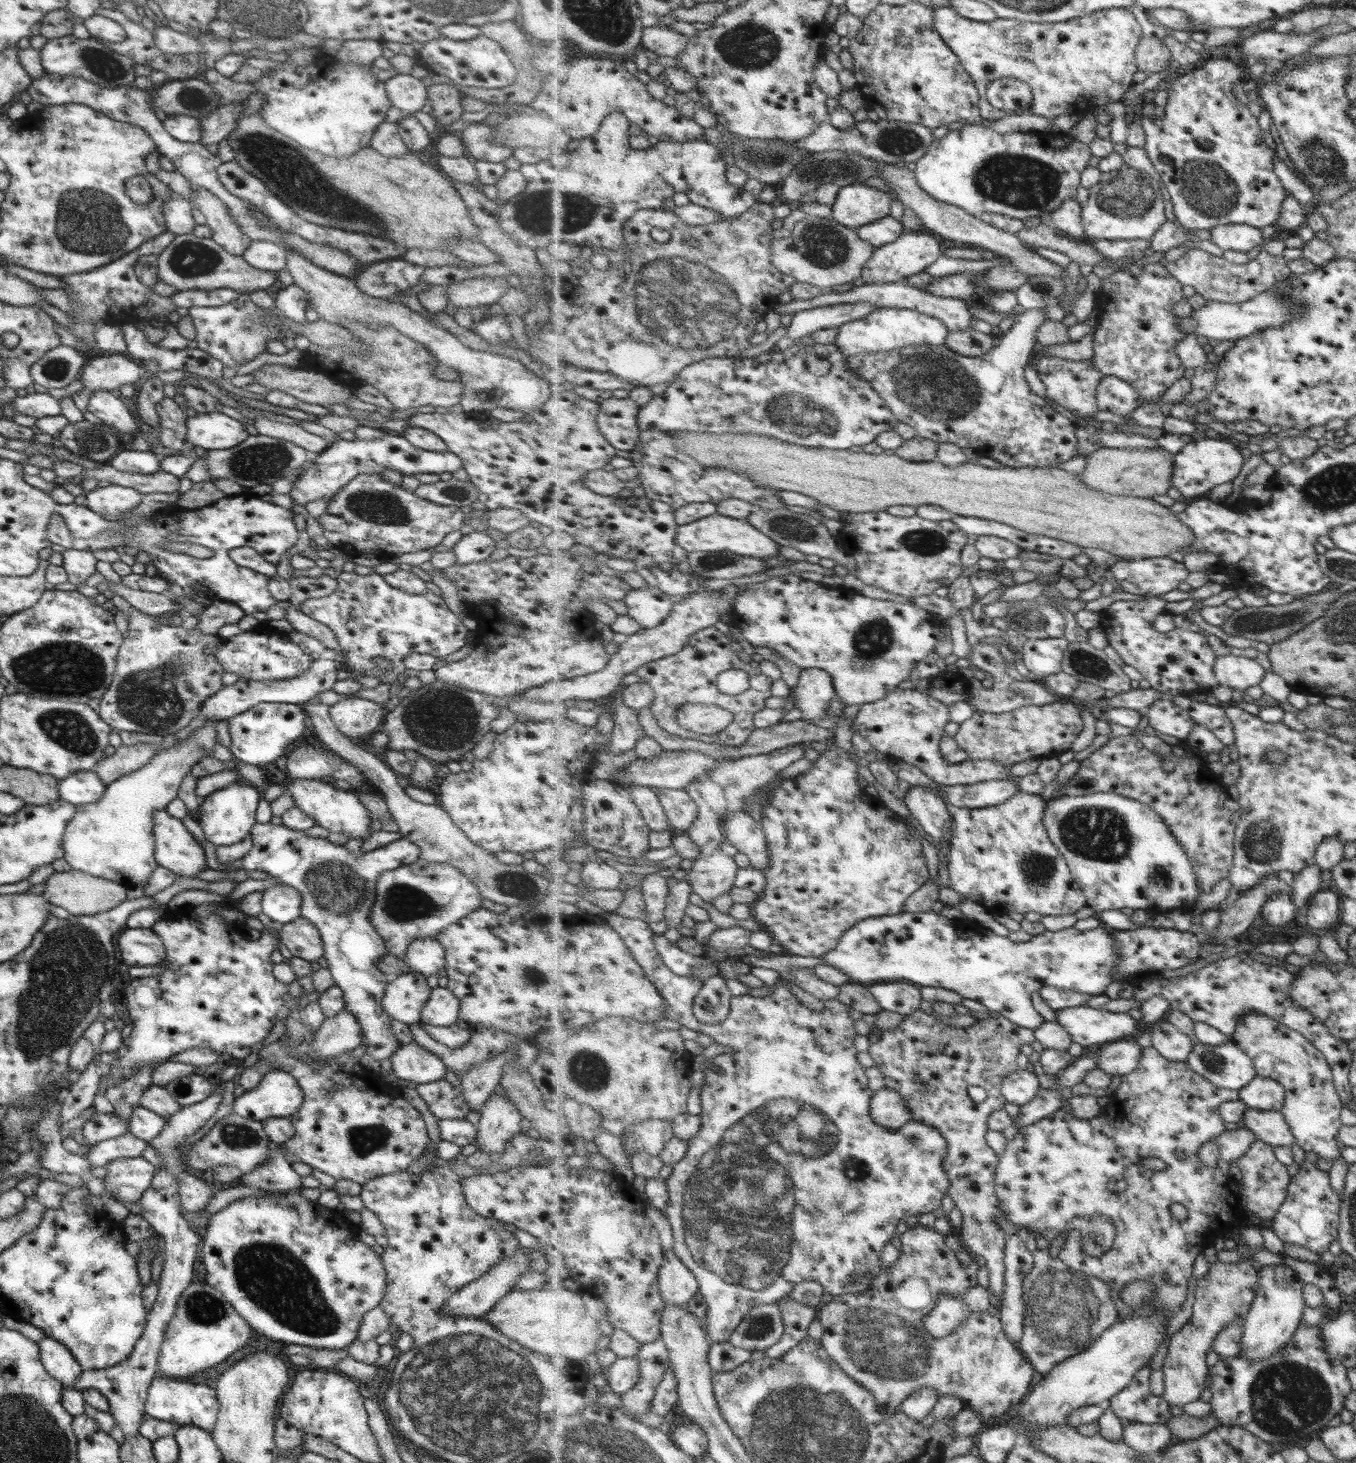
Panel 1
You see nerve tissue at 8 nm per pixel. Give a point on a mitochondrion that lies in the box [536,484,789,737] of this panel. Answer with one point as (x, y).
(710, 562)

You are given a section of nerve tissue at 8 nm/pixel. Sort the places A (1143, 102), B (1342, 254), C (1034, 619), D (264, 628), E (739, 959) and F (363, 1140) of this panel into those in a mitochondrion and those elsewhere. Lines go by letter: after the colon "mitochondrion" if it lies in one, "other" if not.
A: other
B: other
C: mitochondrion
D: other
E: other
F: mitochondrion

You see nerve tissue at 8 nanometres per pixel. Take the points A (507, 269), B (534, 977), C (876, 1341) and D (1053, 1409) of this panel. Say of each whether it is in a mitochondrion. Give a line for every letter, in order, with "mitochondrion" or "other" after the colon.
A: other
B: mitochondrion
C: mitochondrion
D: other

